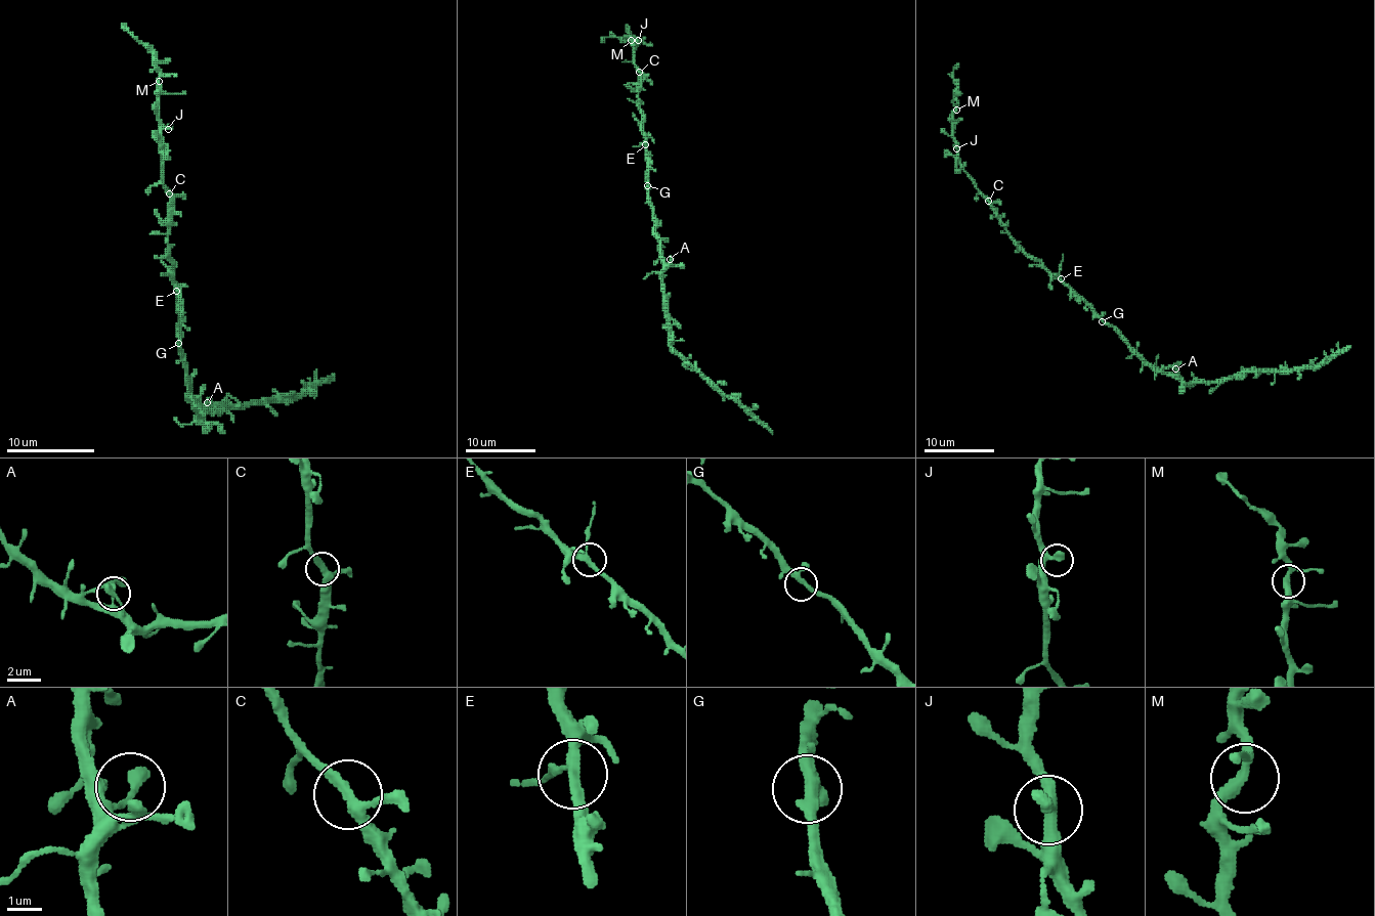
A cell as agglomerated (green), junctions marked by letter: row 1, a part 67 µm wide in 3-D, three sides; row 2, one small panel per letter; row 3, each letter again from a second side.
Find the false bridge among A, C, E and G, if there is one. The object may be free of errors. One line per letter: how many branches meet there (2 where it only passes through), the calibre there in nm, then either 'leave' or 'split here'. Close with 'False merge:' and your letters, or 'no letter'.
A: branches 1; calibre 400 nm; leave
C: branches 3; calibre 320 nm; leave
E: branches 3; calibre 260 nm; leave
G: branches 3; calibre 280 nm; leave
False merge: no letter

